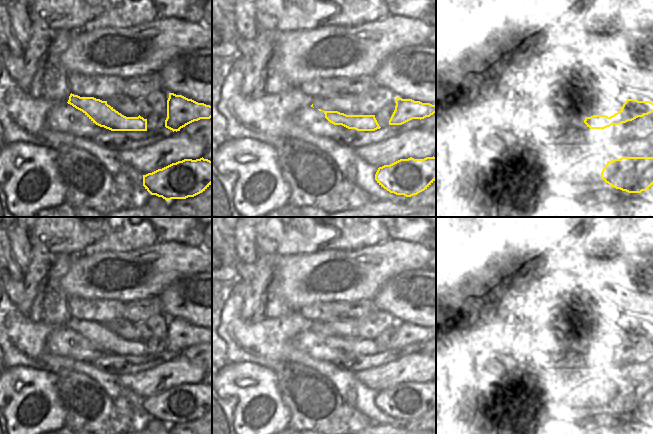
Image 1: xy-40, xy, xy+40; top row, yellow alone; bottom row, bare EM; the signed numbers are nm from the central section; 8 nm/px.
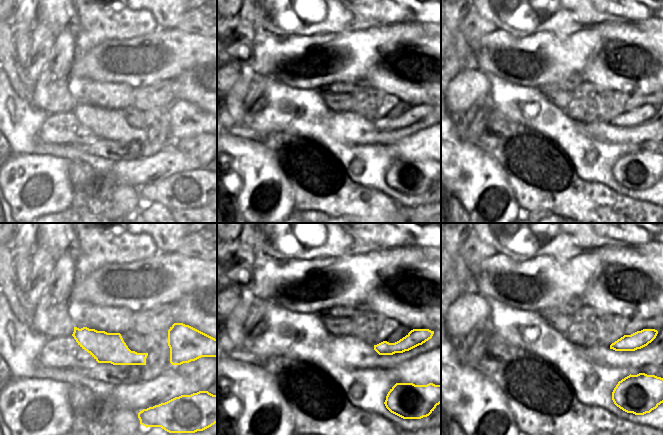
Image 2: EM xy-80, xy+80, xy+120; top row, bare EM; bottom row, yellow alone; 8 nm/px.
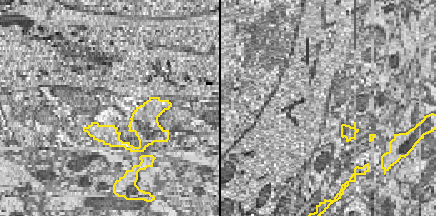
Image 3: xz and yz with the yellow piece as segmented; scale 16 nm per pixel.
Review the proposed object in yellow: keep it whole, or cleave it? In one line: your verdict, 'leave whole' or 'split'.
leave whole

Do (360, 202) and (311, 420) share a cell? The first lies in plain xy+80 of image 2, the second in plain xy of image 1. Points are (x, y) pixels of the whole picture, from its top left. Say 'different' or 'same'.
same

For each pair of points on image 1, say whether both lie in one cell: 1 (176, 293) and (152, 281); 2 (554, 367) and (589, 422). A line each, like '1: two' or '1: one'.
1: two
2: two

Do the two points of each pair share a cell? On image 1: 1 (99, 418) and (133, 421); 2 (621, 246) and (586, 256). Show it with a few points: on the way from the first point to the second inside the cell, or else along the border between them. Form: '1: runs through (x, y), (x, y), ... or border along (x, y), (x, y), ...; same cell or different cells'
1: runs through (107, 418), (125, 419); same cell
2: runs through (612, 254), (595, 256); same cell

